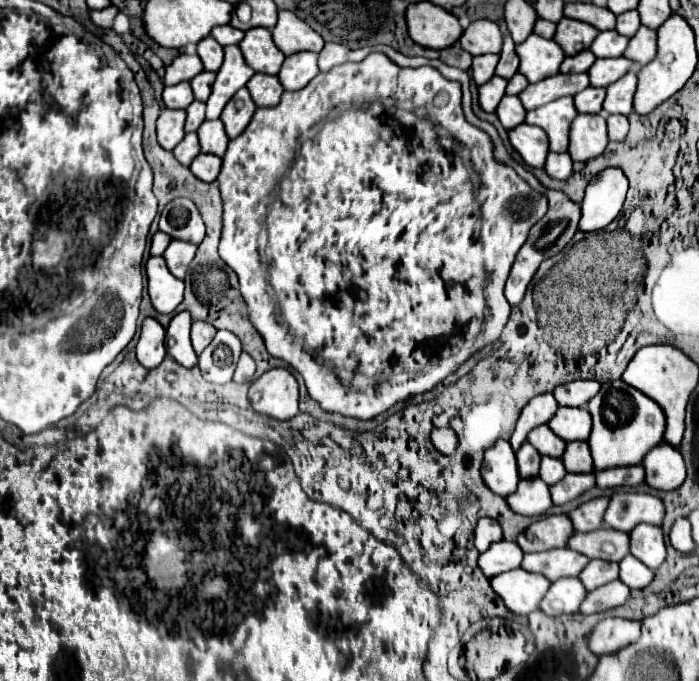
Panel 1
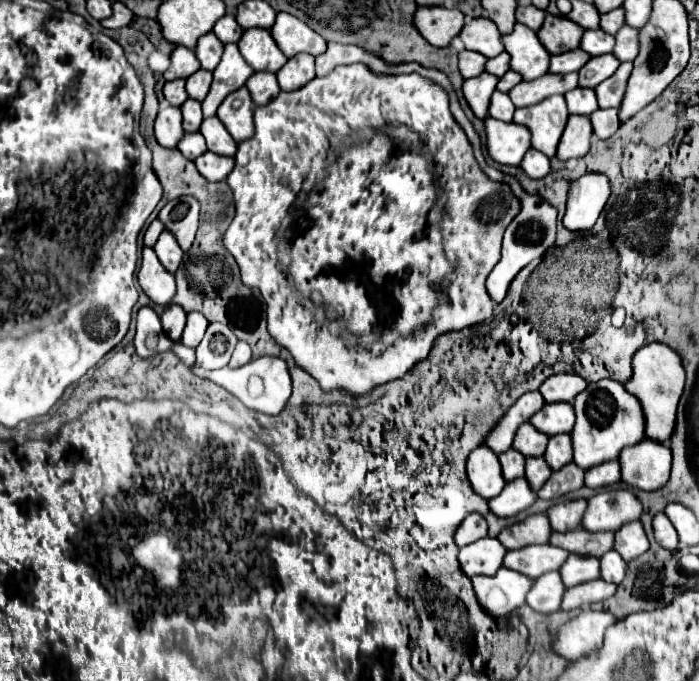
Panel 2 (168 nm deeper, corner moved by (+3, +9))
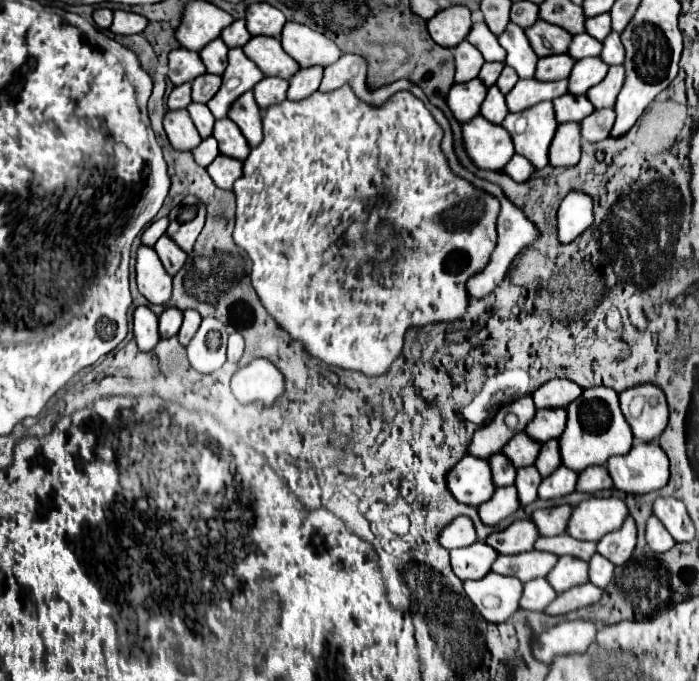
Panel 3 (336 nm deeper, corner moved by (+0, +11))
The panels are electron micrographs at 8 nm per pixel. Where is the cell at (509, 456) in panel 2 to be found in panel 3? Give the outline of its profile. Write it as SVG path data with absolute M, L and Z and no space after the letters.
M502 452L490 456L490 468L492 468L492 480L496 486L514 484L516 468L514 464L510 464L510 460L506 460L506 456L502 456Z

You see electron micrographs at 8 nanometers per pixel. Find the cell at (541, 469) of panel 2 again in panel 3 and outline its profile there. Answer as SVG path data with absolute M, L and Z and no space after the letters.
M534 466L518 468L518 472L516 472L516 488L518 488L518 498L520 498L522 506L526 506L526 504L530 504L530 502L534 502L538 498L540 482L542 482L542 476Z

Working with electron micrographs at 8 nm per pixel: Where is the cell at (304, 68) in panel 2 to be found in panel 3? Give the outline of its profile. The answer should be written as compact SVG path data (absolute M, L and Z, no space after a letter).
M322 66L316 68L300 68L288 82L288 98L290 100L302 100L318 90L322 80Z

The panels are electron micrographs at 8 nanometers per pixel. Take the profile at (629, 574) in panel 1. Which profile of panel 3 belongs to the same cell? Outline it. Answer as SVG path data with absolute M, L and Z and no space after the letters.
M594 554L590 560L590 582L598 588L606 588L614 578L614 564L606 560L602 554Z

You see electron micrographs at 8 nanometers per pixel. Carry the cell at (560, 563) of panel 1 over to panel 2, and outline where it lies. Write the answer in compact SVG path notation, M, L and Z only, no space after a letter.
M551 544L527 546L527 548L507 552L503 566L537 580L545 572L559 570L559 566L567 560L567 556L569 556L567 550L555 548Z

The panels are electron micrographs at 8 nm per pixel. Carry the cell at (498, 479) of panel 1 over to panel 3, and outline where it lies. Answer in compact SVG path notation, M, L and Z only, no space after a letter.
M464 456L450 472L448 472L448 488L452 496L470 506L480 506L488 502L494 494L494 482L490 482L490 464L486 458Z

